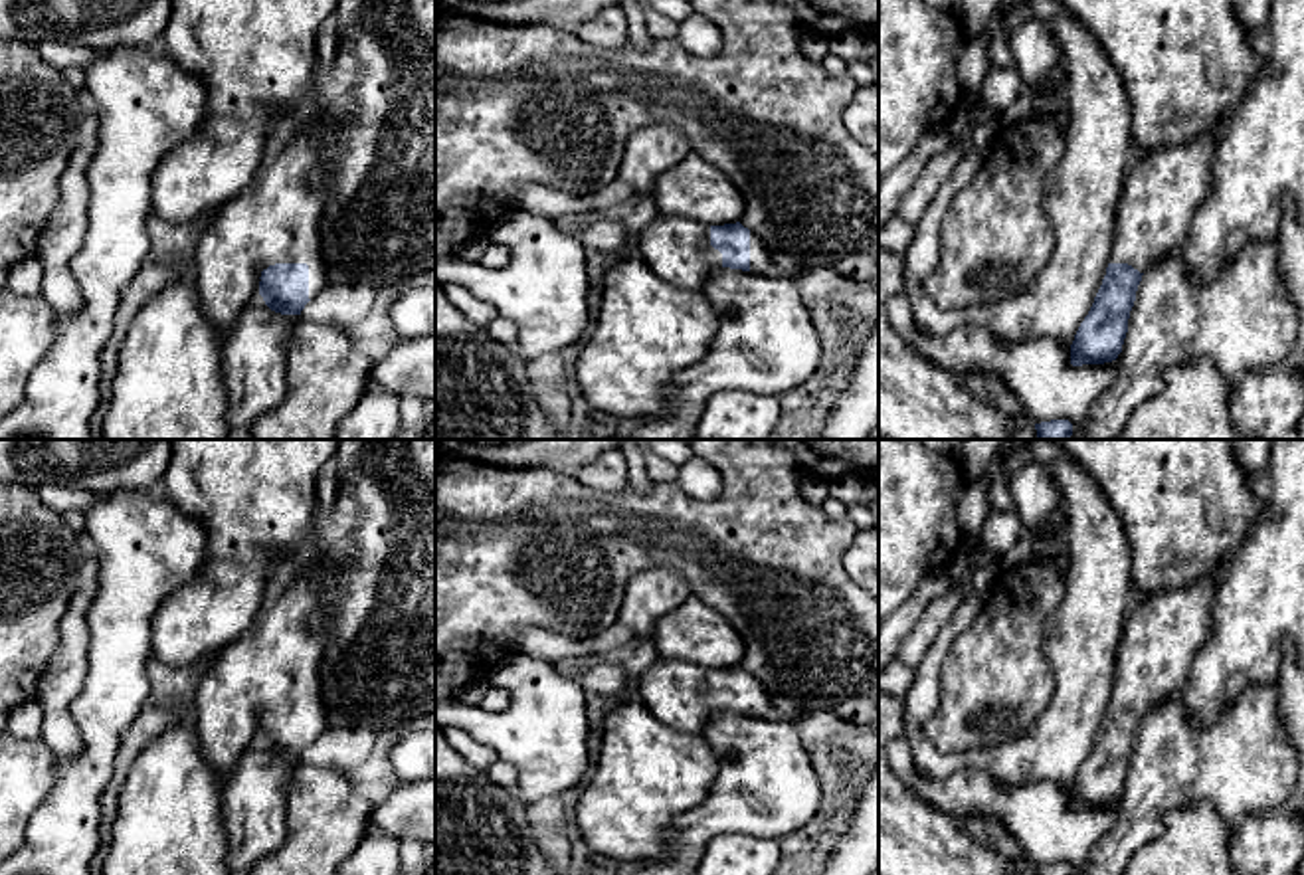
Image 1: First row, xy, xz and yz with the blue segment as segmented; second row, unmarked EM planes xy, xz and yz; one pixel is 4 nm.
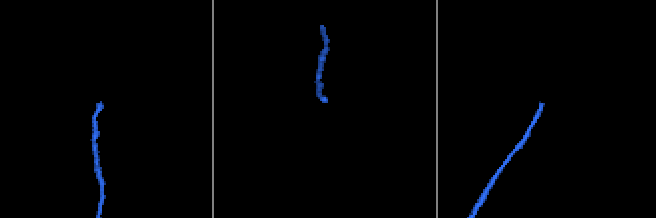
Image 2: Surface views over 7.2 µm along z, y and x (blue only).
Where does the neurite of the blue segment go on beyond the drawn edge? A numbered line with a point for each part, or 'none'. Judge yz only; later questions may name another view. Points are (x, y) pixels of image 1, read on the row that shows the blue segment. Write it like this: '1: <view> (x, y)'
1: yz (1162, 191)

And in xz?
1: xz (677, 250)

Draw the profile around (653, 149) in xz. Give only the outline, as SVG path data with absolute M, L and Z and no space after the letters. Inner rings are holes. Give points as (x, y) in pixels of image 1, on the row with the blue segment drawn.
M661 123L645 125L625 143L619 180L631 188L631 194L651 196L657 178L689 152L691 145L679 129Z

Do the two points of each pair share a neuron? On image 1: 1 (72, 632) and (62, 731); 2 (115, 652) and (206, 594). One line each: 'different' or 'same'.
1: same
2: different

